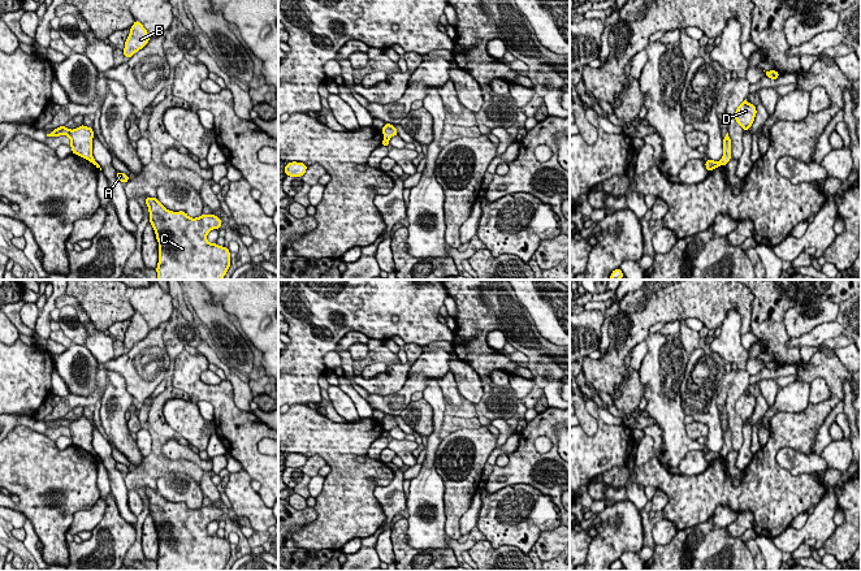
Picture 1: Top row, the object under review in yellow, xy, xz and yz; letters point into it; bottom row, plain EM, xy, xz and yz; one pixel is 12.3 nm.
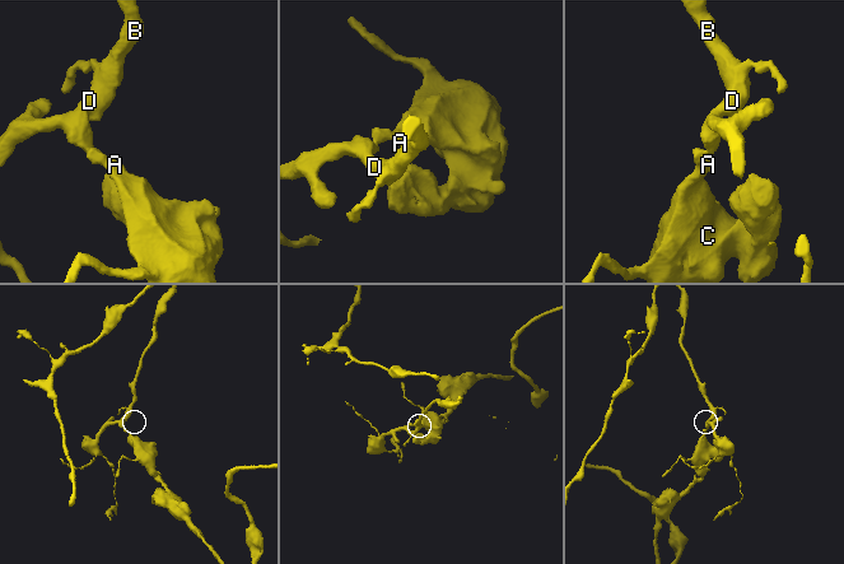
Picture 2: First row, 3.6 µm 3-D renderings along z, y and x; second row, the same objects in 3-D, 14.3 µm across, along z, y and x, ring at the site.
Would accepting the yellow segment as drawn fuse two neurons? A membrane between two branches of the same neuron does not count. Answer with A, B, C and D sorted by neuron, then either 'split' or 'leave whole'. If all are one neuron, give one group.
groups A C / B D; split

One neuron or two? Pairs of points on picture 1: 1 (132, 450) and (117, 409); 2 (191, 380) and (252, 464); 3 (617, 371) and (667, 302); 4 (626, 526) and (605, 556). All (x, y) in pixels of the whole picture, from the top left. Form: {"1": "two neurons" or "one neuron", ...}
{"1": "one neuron", "2": "one neuron", "3": "one neuron", "4": "one neuron"}

